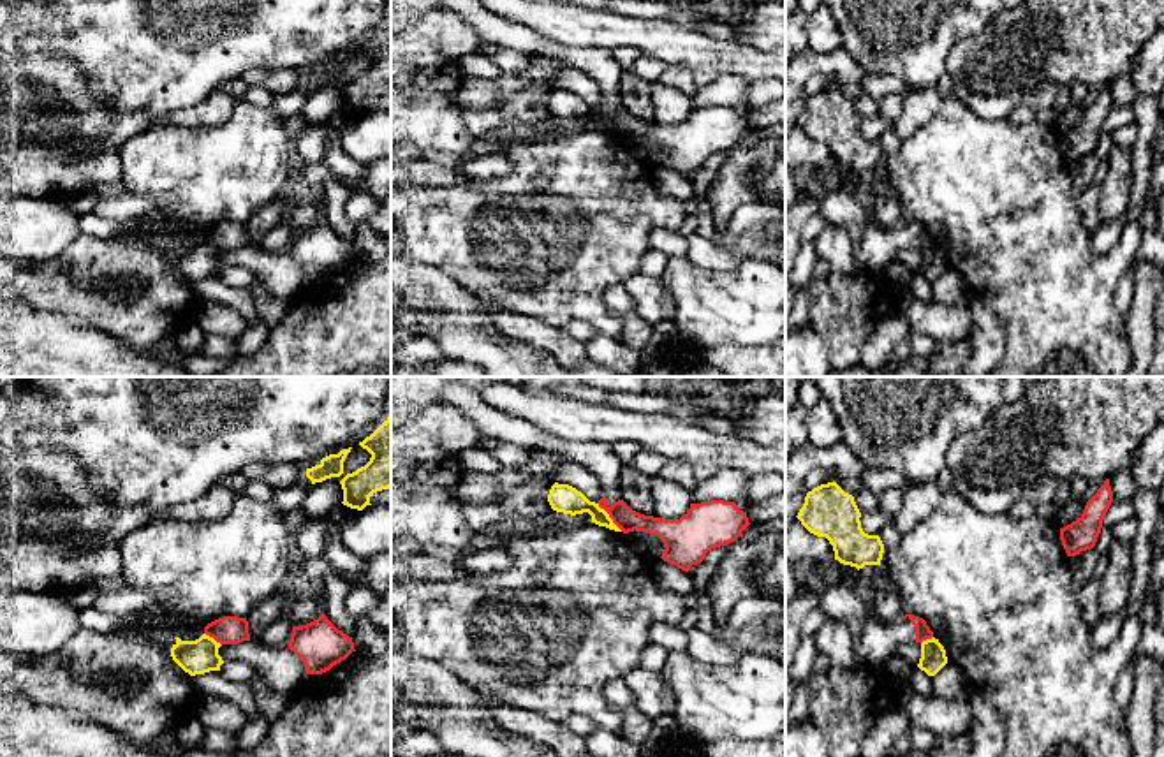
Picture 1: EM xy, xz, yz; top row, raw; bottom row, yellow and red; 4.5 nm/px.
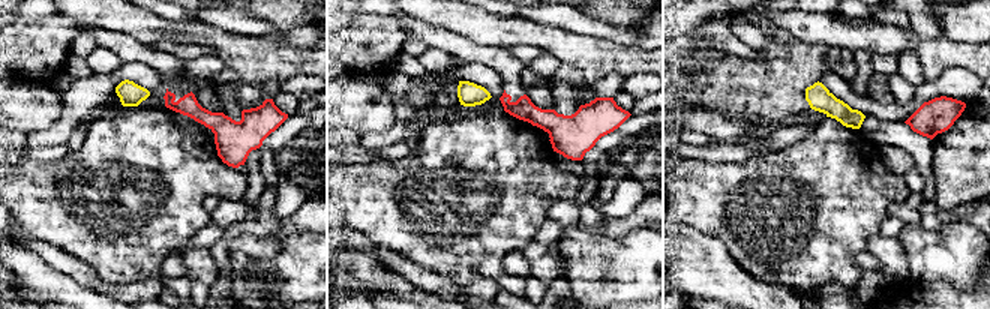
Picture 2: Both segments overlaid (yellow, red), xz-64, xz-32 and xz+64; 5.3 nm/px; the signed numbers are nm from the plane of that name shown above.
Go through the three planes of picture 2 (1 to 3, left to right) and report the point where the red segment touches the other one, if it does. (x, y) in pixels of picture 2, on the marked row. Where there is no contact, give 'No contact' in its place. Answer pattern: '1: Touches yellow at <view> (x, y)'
1: No contact
2: No contact
3: No contact

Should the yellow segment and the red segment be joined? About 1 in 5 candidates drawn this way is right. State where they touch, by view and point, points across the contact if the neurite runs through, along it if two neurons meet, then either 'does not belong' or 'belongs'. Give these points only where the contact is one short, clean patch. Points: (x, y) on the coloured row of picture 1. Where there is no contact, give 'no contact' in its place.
contact xz (610, 518); border xz (597, 504), (622, 530); does not belong

